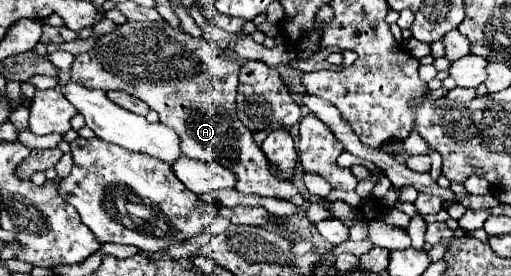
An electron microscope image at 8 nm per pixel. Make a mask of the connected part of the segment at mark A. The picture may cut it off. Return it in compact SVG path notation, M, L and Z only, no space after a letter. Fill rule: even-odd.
M128 21L122 27L98 39L90 53L78 55L74 59L72 81L92 89L124 91L132 97L142 99L146 105L150 105L150 109L154 109L160 115L160 121L166 127L172 127L178 133L180 149L186 157L206 161L206 163L218 163L230 169L236 175L236 185L234 185L236 191L246 195L254 193L260 197L288 199L296 195L298 189L294 187L292 181L278 181L276 177L278 171L270 167L268 159L254 143L252 133L236 117L236 87L238 87L240 67L242 65L236 59L232 59L224 49L216 47L206 39L194 39L186 33L180 33L174 27L170 27L166 21L160 21L160 23Z

